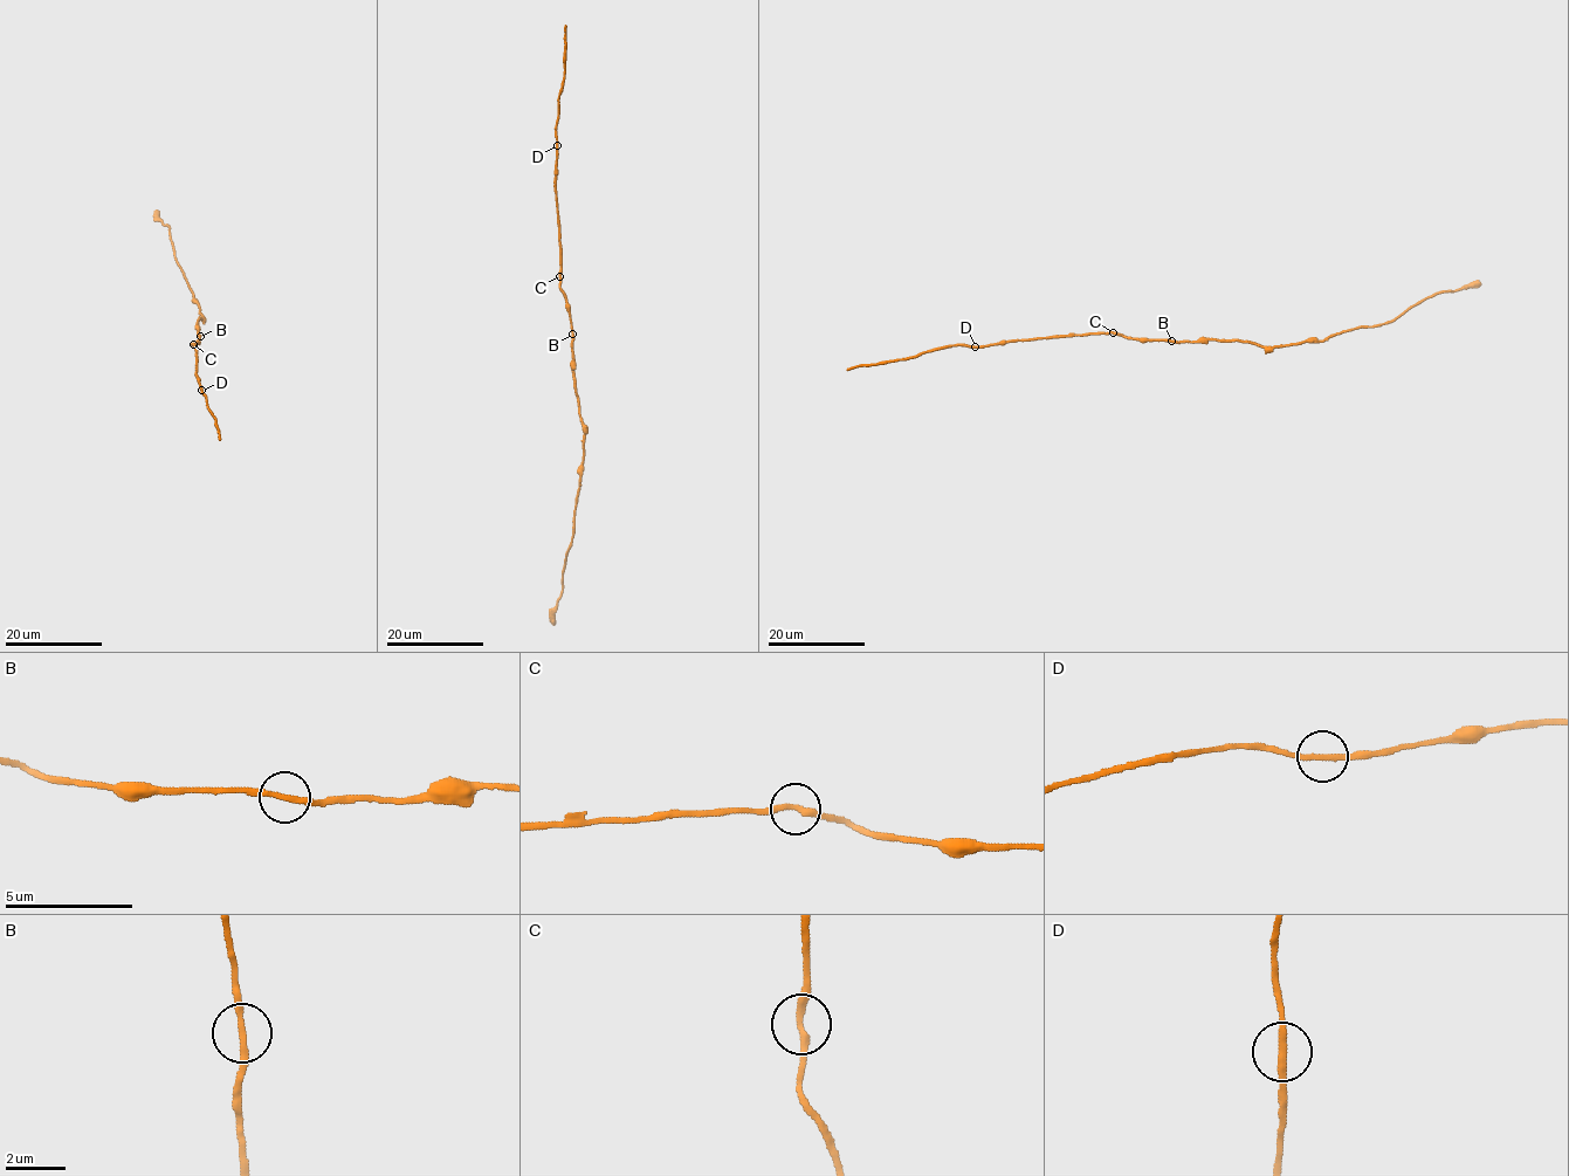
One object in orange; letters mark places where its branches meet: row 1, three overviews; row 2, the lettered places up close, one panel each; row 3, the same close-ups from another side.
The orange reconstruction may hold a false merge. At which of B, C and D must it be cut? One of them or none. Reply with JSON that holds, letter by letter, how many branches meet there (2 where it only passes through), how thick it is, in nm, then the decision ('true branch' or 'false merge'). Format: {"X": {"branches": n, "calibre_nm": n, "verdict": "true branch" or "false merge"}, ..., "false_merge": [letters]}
{"B": {"branches": 2, "calibre_nm": 220, "verdict": "true branch"}, "C": {"branches": 2, "calibre_nm": 240, "verdict": "true branch"}, "D": {"branches": 2, "calibre_nm": 240, "verdict": "true branch"}, "false_merge": []}

